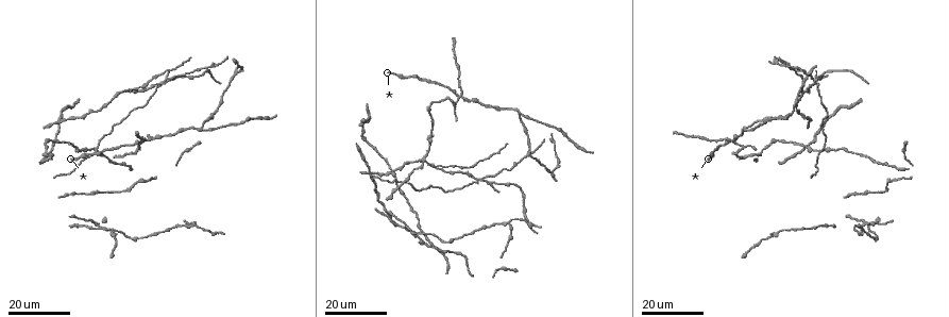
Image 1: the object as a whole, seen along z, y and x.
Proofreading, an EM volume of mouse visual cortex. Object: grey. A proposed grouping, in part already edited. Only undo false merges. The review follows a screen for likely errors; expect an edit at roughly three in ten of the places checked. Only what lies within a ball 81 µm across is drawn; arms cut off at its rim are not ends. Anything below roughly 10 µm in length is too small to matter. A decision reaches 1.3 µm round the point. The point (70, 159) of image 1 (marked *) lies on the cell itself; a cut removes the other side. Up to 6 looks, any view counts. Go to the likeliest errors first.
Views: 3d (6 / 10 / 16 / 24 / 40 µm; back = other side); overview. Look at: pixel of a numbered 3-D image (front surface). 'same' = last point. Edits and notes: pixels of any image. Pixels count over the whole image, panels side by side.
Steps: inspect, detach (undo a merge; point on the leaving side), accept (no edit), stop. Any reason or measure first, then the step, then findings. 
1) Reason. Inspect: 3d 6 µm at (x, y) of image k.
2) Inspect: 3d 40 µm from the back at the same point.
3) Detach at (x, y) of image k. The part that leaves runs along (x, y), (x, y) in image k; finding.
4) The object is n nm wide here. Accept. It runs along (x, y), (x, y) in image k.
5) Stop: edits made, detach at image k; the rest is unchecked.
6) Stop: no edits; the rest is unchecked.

Four or more arms meet. Inspect: 3d 24 µm at (459, 96) of image 1.

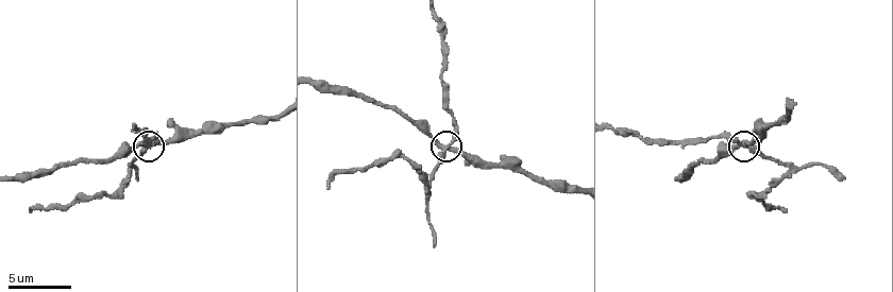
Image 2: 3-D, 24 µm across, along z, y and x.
Zoom in. Inspect: 3d 6 µm at (153, 144) of image 2.

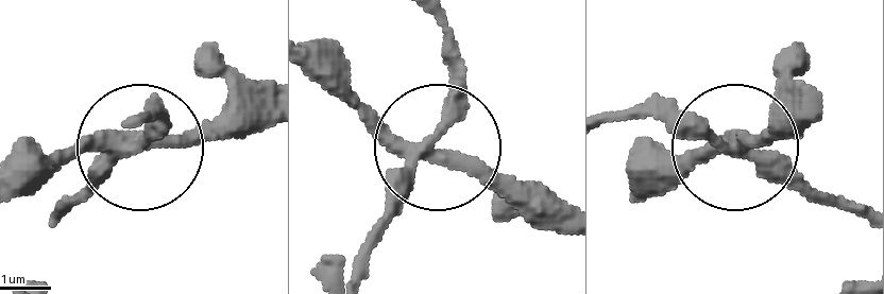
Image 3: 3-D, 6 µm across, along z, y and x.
The object is 310 nm wide here. Detach at (681, 113) of image 3. The part that leaves runs along (731, 150), (659, 116), (608, 116) in image 3; two cells meet here.

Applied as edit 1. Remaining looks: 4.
Inspect: overview.

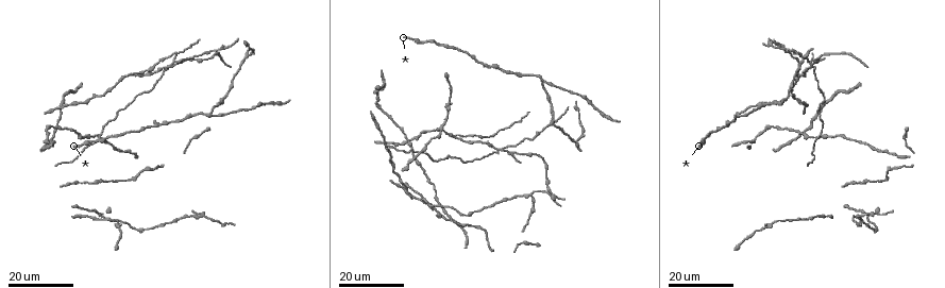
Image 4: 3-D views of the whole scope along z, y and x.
Three-way junction. Inspect: 3d 16 µm at (125, 75) of image 4.

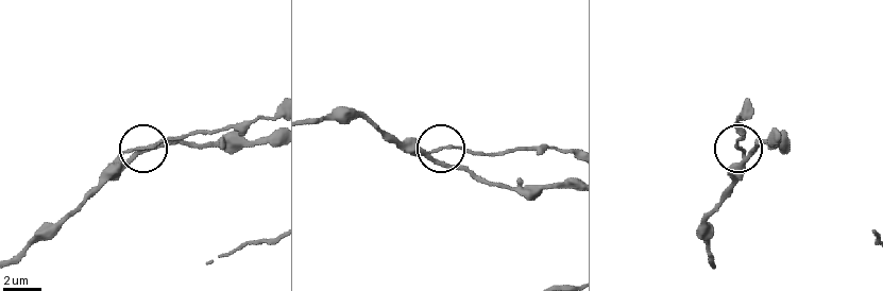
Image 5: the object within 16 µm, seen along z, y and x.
Inspect: 3d 10 µm at (133, 151) of image 5.

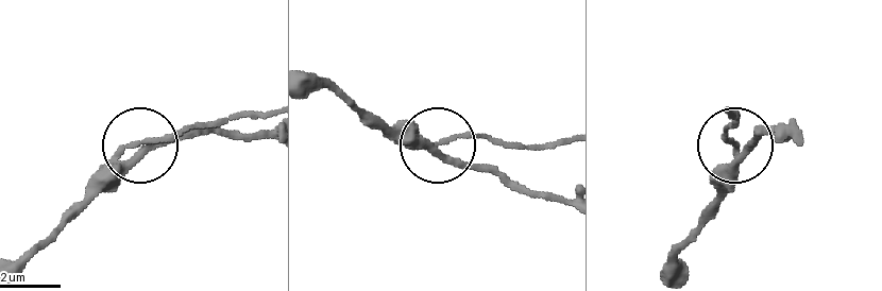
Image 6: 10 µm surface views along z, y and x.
The object is 200 nm wide here. Detach at (452, 139) of image 6. The part that leaves runs along (410, 149), (469, 134), (537, 149), (567, 141) in image 6; a second cell is stuck on.

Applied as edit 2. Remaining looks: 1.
Stop: edits made, detach at image 3, detach at image 6; the rest is unchecked.

